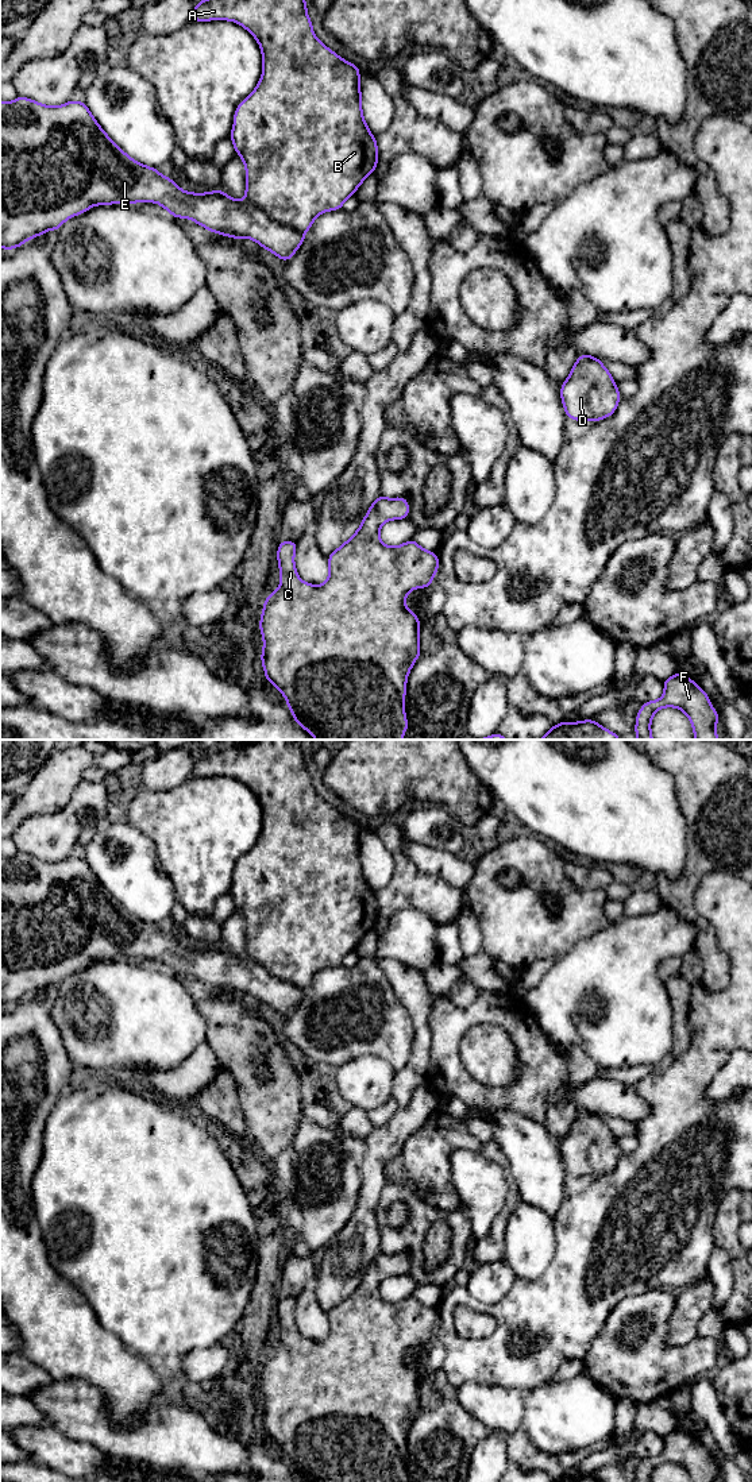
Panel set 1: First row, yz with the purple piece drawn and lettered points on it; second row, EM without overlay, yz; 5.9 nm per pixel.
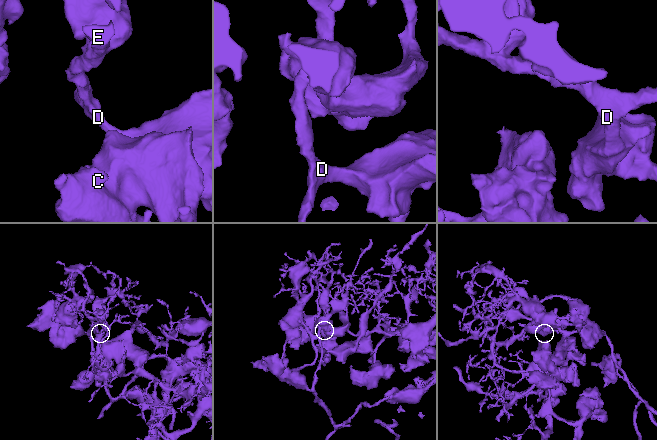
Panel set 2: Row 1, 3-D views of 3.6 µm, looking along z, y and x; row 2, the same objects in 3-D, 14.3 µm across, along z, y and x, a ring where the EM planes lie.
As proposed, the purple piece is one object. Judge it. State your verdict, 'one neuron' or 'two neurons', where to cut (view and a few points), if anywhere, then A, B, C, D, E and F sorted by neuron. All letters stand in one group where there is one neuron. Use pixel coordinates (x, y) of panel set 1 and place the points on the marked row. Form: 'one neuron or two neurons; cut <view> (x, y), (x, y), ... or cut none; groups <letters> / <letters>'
one neuron; cut none; groups A B C D E F

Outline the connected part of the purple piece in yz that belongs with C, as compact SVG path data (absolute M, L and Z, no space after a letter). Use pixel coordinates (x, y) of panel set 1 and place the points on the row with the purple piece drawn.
M378 495L367 510L359 529L338 549L328 556L329 575L325 583L313 586L301 580L294 566L296 541L281 541L277 551L278 568L281 572L279 587L269 594L263 603L259 629L263 637L263 651L261 660L267 683L274 684L286 699L294 721L311 733L316 740L404 740L402 734L409 729L405 717L405 702L402 696L408 694L406 679L410 668L421 655L419 630L423 628L417 615L410 611L405 599L406 595L417 587L429 588L435 574L439 570L439 557L436 552L423 549L413 539L398 545L387 547L379 539L381 526L390 520L404 520L409 516L409 502L404 497L385 498Z

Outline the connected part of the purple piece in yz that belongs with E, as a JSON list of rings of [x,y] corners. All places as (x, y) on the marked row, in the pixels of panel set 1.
[[[201,0],[194,4],[193,22],[208,20],[231,20],[247,31],[257,39],[262,50],[262,77],[255,86],[254,92],[242,100],[235,109],[234,127],[231,131],[231,140],[236,154],[240,155],[246,166],[246,196],[243,200],[234,200],[223,190],[213,190],[208,193],[190,193],[182,190],[176,185],[174,180],[163,177],[158,169],[144,166],[131,157],[128,157],[99,126],[95,116],[90,113],[84,101],[70,100],[63,105],[43,105],[31,99],[18,96],[12,103],[0,100],[0,247],[4,250],[14,250],[20,247],[30,239],[34,239],[50,229],[58,228],[70,217],[86,212],[93,205],[109,204],[128,204],[132,202],[158,202],[162,208],[170,212],[176,219],[186,217],[198,225],[221,234],[228,238],[242,239],[250,238],[262,246],[265,250],[271,251],[275,256],[288,262],[298,247],[304,243],[304,234],[309,231],[315,219],[328,211],[342,209],[343,202],[358,190],[359,185],[375,171],[379,161],[375,136],[367,128],[366,120],[362,113],[362,94],[359,66],[355,66],[336,53],[323,45],[315,35],[312,22],[306,12],[306,0]]]

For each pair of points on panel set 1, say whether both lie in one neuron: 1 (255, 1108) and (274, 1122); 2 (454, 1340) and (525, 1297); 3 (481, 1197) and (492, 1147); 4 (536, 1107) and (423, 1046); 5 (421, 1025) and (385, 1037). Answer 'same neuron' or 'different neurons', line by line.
1: same neuron
2: same neuron
3: different neurons
4: different neurons
5: different neurons

